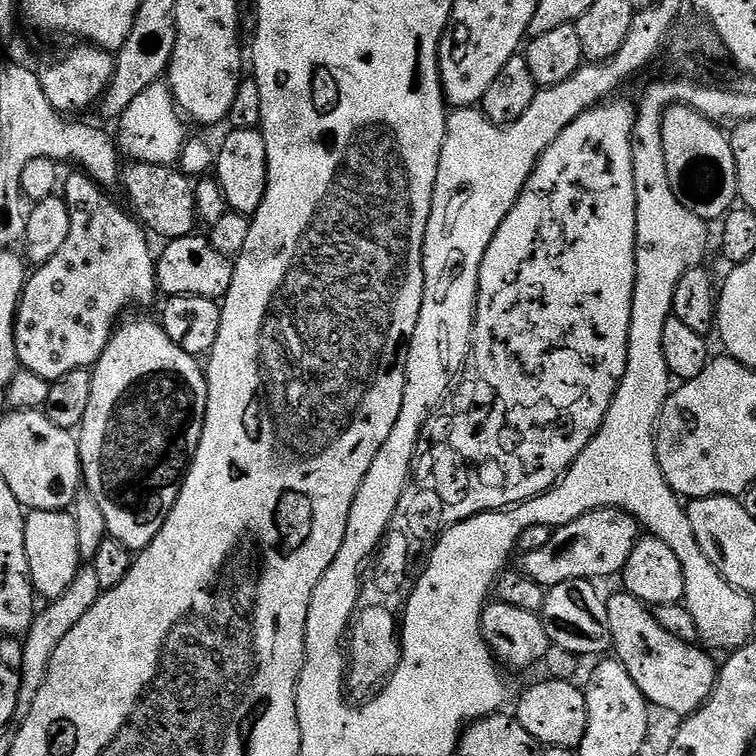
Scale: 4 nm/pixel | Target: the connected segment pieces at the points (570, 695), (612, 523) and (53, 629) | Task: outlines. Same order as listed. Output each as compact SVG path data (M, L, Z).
M543 678L537 684L532 684L520 696L516 704L514 715L526 731L534 734L542 746L566 747L573 750L579 749L582 738L586 738L586 698L584 688L576 685L572 680L555 680Z
M600 508L555 529L546 546L523 553L522 571L545 590L558 586L558 582L571 580L600 582L603 576L623 573L636 541L641 536L642 528L635 516L619 508Z
M81 566L78 574L74 574L74 582L70 582L66 594L62 594L62 598L45 603L37 611L36 617L32 619L30 630L22 640L24 649L22 650L22 666L18 671L20 701L16 707L17 717L22 718L26 714L30 714L30 706L34 702L34 698L38 698L38 690L42 690L42 682L48 673L50 658L54 658L54 650L58 650L58 642L62 642L62 638L66 638L66 634L70 634L70 630L74 630L75 624L86 615L86 610L90 610L90 606L94 606L94 602L98 602L101 591L98 586L98 578L91 566Z

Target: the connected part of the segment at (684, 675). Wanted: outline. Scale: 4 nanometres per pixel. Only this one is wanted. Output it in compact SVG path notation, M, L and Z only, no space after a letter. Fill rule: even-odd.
M617 590L607 597L611 651L626 666L626 674L634 678L634 686L642 690L653 709L673 712L676 718L691 716L710 698L716 685L718 664L703 647L687 644L674 634L666 634L657 622L653 609L628 592Z

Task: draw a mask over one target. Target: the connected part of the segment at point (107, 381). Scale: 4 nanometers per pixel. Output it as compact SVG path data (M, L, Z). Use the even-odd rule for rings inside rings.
M155 319L152 320L132 320L129 324L124 322L113 332L106 350L91 369L92 393L89 405L86 406L84 420L78 429L83 487L92 495L94 502L98 502L98 507L102 510L103 517L106 518L106 530L109 537L118 541L122 546L126 546L128 551L133 554L139 554L143 548L150 546L150 542L154 542L158 530L162 530L170 510L176 504L180 487L184 485L184 476L188 473L188 466L192 462L192 455L198 450L198 442L202 438L204 419L206 418L206 402L208 401L208 378L201 361L195 356L186 354L186 350L179 348L165 334L163 327Z

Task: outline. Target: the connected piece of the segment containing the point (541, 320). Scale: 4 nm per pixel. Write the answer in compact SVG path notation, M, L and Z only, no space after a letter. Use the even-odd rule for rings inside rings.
M612 98L603 104L597 104L595 108L586 110L578 118L574 118L574 122L570 122L570 126L566 126L566 130L562 130L562 134L558 134L558 138L554 138L554 142L547 150L540 155L540 160L536 163L536 169L530 174L530 178L526 182L526 186L522 190L522 194L518 198L518 202L514 202L514 206L510 210L510 214L506 214L504 221L498 226L498 230L494 234L494 238L490 242L490 246L486 250L486 254L482 258L482 266L480 267L480 277L478 278L478 290L476 291L476 310L472 322L472 350L470 353L470 368L476 371L476 376L484 384L468 384L465 388L460 388L456 393L453 391L451 395L443 401L442 407L435 414L428 417L427 424L420 431L420 437L416 443L416 453L412 455L412 463L410 465L410 475L408 483L404 485L400 501L396 507L396 513L392 519L391 525L394 527L385 533L385 541L383 549L376 561L382 565L384 570L391 569L392 560L400 560L400 568L406 572L410 568L410 540L396 527L411 530L420 538L436 538L441 535L443 529L452 527L453 524L459 524L462 520L468 520L471 516L477 516L482 512L494 512L513 507L527 500L534 499L544 492L551 490L553 484L568 471L568 467L578 458L578 454L582 454L582 450L586 450L586 446L598 434L598 430L602 426L602 422L606 418L609 406L616 396L616 387L622 382L622 378L626 374L626 366L628 365L628 335L630 334L630 326L632 325L632 299L634 298L634 286L636 285L636 187L634 186L634 174L632 173L632 130L636 126L637 105L632 104L628 100L616 100L620 98Z

